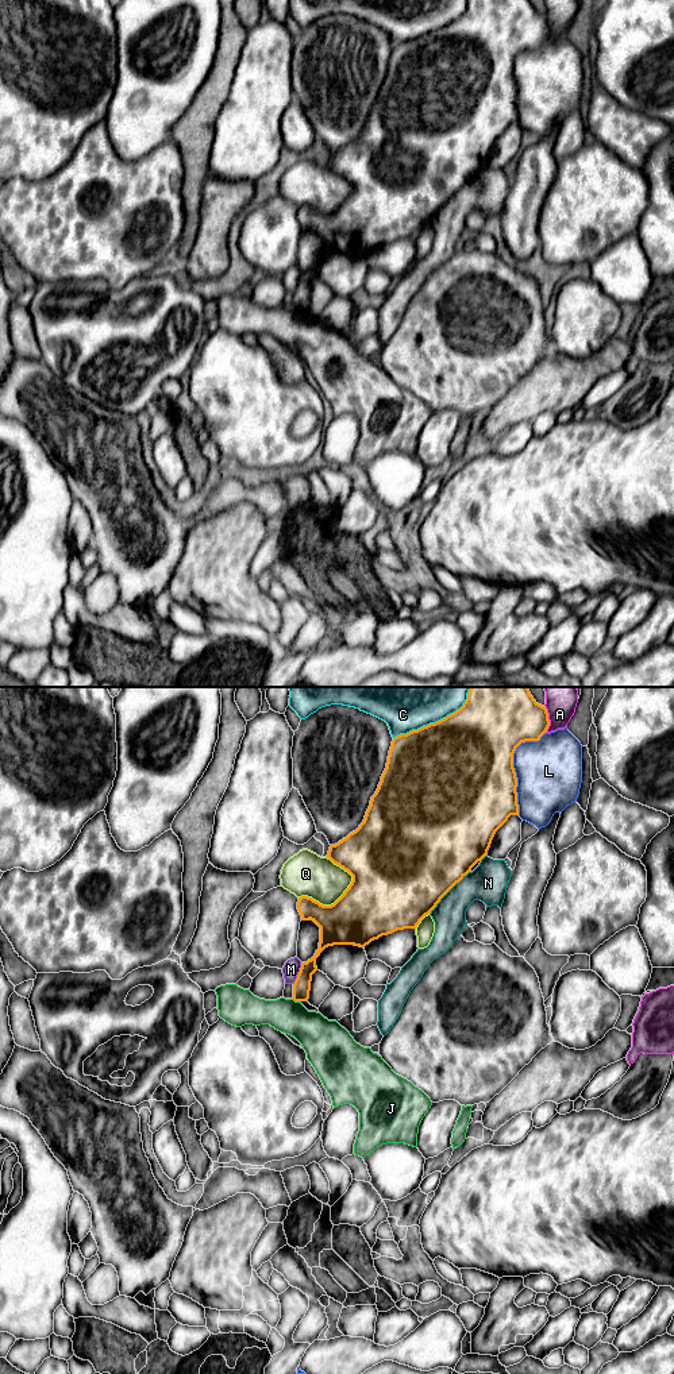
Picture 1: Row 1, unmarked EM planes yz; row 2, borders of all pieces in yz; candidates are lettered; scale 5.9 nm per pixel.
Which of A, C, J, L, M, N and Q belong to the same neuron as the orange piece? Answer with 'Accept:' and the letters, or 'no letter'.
Accept: no letter

